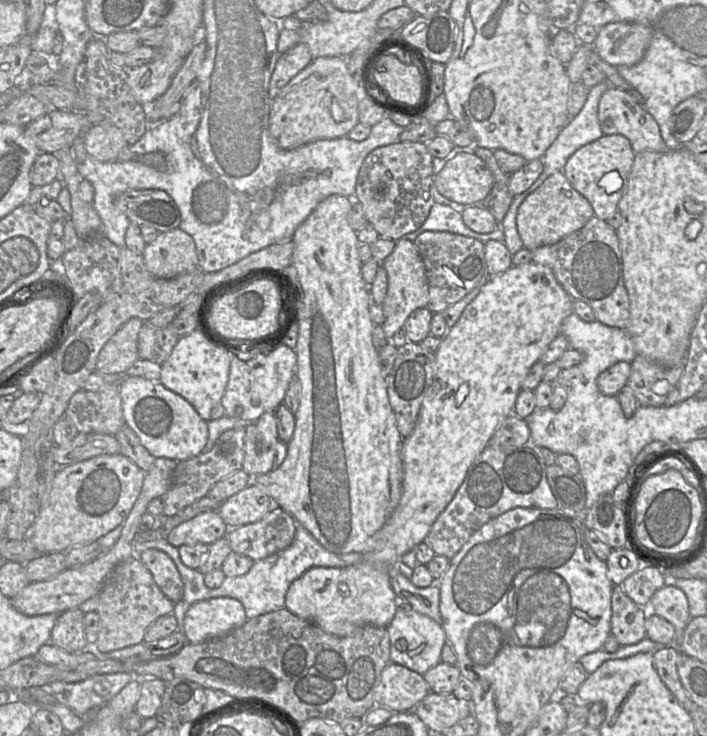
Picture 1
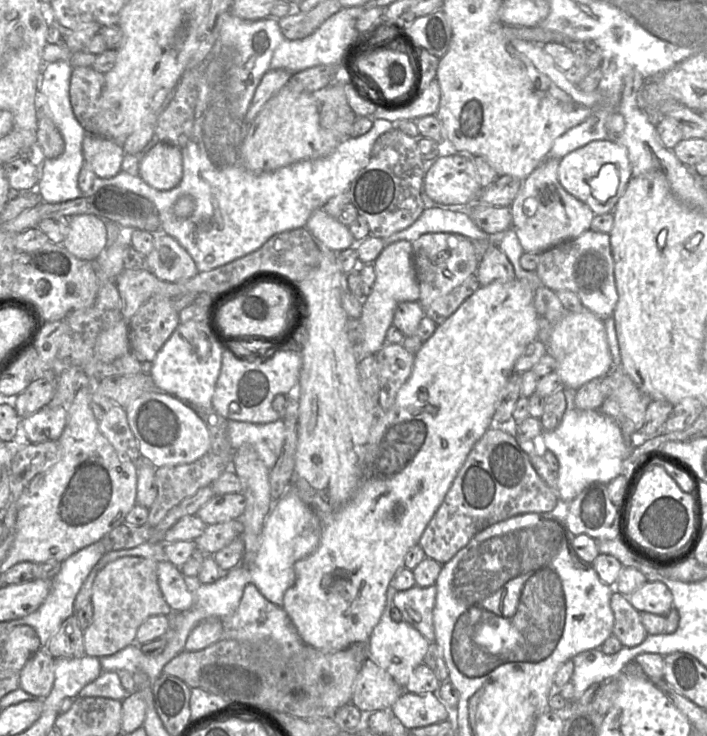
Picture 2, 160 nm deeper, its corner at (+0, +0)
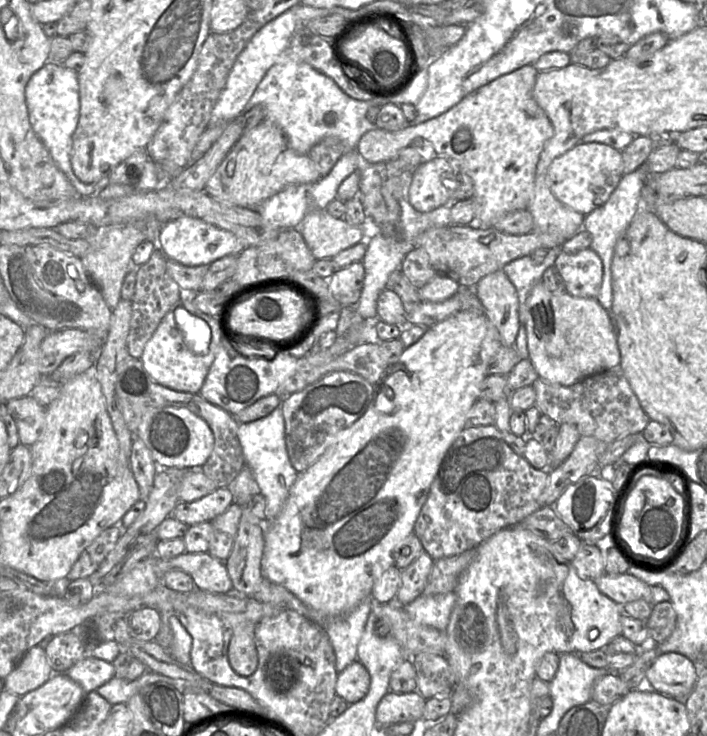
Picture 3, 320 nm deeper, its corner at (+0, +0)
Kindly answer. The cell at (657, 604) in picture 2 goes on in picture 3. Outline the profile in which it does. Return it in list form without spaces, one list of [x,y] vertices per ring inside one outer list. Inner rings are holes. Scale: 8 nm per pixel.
[[[605,573],[594,579],[594,582],[604,595],[621,606],[639,599],[652,605],[651,587],[629,573],[620,575]]]

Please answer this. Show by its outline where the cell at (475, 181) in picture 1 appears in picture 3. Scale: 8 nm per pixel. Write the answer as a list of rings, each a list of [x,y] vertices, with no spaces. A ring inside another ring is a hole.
[[[444,157],[422,163],[412,173],[408,201],[419,212],[431,212],[453,199],[457,176]]]

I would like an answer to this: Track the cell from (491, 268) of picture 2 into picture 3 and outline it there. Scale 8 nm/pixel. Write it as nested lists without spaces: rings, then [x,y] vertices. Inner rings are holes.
[[[500,269],[481,278],[475,285],[475,293],[484,308],[484,313],[496,327],[503,346],[514,347],[519,329],[519,299],[505,272]]]

